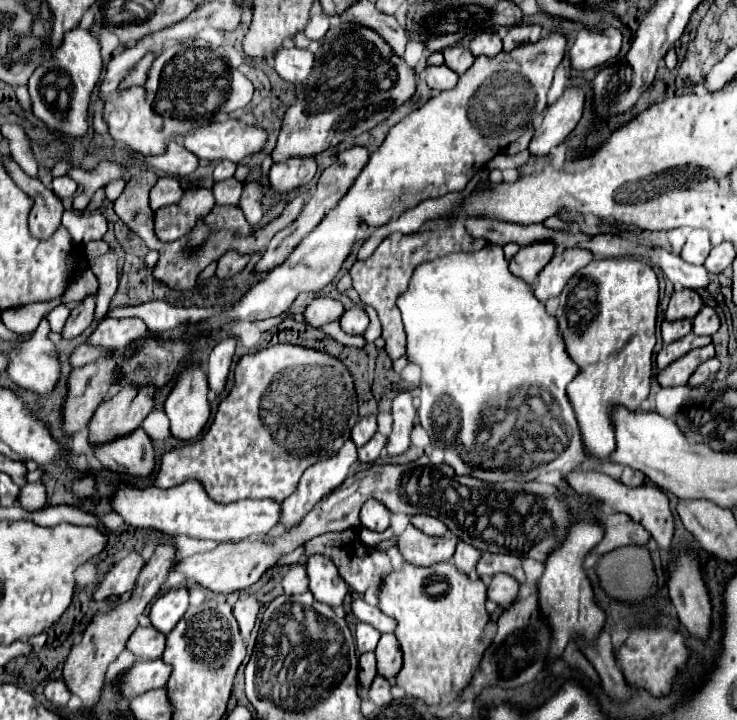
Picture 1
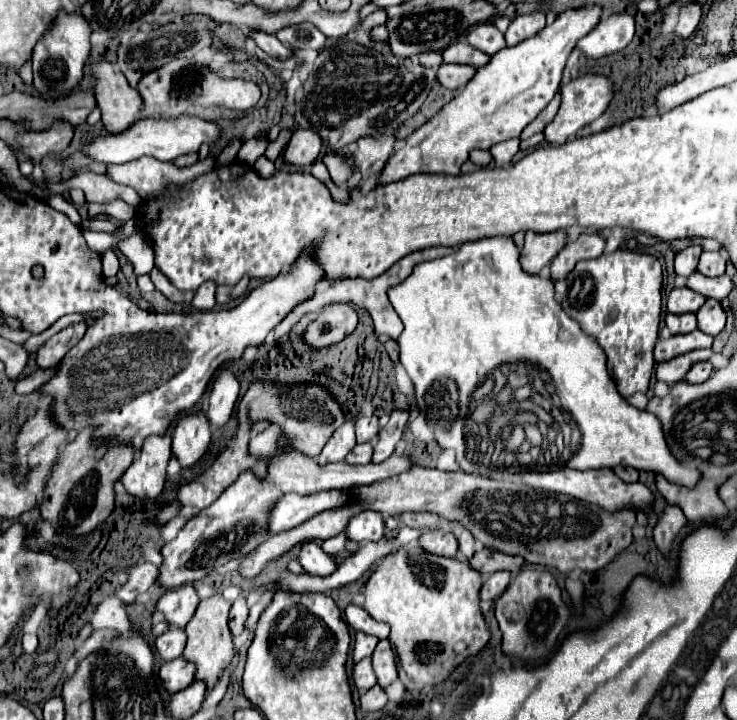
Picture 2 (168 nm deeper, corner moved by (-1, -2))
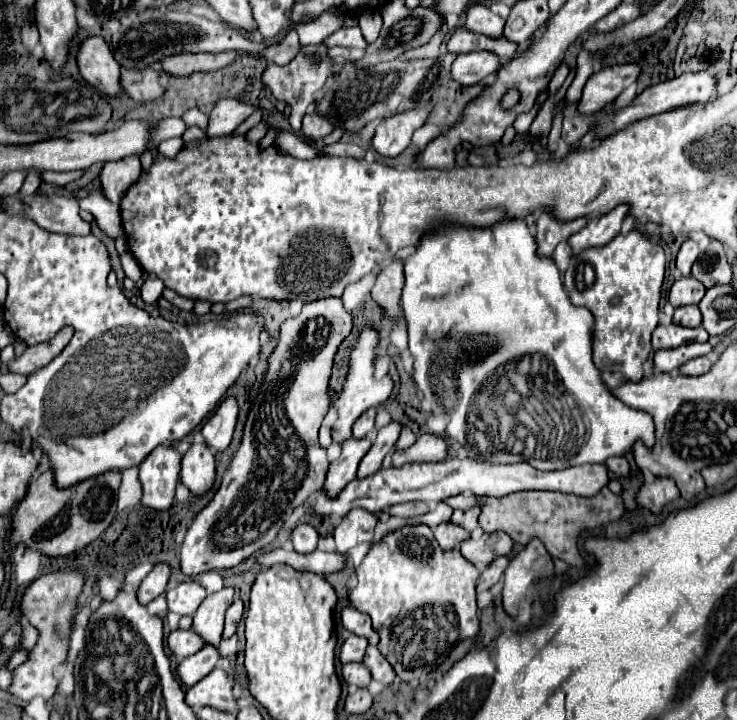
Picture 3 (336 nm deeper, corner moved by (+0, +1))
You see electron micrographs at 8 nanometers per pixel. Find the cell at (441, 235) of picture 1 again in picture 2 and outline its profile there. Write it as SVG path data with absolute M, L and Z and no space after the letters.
M433 246L433 248L425 248L425 250L417 250L417 252L413 252L413 254L407 254L405 258L401 258L399 262L395 262L387 272L383 272L381 276L377 276L377 278L373 278L373 280L365 280L365 278L343 278L341 282L335 282L335 284L331 284L329 288L327 288L327 284L325 284L321 290L317 290L317 294L315 294L313 302L311 302L311 304L313 304L313 310L311 310L309 306L307 306L307 310L309 310L309 312L315 312L317 308L323 308L323 306L333 304L333 302L351 302L351 304L355 304L355 306L359 306L359 308L365 308L365 310L371 314L371 318L373 318L373 322L375 322L375 332L377 332L377 334L387 334L389 338L397 340L397 338L401 336L403 326L401 326L401 320L399 320L397 312L393 310L393 306L391 306L391 302L389 302L389 298L387 298L387 290L393 288L393 286L397 286L399 282L403 282L403 280L411 274L411 270L413 270L415 264L425 262L425 260L429 260L429 258L441 258L441 256L447 256L447 254L453 254L453 252L455 252L455 248Z

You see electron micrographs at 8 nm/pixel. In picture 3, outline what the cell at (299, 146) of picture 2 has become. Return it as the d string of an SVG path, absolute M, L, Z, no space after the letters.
M308 113L302 123L304 125L302 125L300 133L308 135L312 139L320 139L320 137L324 137L324 135L328 135L328 133L334 131L334 125L326 117L322 117L318 113Z

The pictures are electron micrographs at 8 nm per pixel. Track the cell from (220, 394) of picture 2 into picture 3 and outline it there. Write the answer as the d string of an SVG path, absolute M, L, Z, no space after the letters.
M226 397L216 411L206 419L204 427L202 427L202 437L204 443L212 449L212 451L224 451L230 441L232 441L232 433L234 433L234 425L236 425L236 415L238 415L238 405L234 397Z

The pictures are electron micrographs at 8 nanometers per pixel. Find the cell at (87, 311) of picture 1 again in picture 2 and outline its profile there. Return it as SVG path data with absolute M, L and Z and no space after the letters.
M77 322L77 324L71 324L71 326L63 328L61 332L57 332L49 342L45 342L39 348L37 364L41 368L51 368L51 366L59 364L63 360L63 356L83 338L85 332L87 332L85 322Z

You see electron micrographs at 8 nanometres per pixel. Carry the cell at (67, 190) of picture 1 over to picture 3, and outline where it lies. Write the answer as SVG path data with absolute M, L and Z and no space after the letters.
M102 189L90 191L90 195L86 199L80 201L80 207L84 211L90 211L94 215L94 221L98 223L98 227L112 239L116 241L120 235L120 211L118 205L112 203Z

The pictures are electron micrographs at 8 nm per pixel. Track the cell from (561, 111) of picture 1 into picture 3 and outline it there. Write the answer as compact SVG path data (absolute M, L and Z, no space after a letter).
M638 63L614 65L614 67L596 71L584 87L584 93L580 99L580 111L584 111L586 115L592 115L592 111L604 109L622 93L622 89L626 89L638 79L640 71L642 67Z

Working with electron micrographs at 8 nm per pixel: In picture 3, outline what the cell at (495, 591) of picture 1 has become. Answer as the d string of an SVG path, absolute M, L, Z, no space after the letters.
M496 557L496 559L482 571L482 575L480 575L480 579L478 579L478 591L486 591L486 589L490 589L492 585L496 585L506 567L508 567L508 557Z

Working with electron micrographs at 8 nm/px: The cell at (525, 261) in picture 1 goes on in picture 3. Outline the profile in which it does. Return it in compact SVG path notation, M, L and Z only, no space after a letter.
M546 209L540 219L536 221L536 243L538 243L538 255L552 255L554 247L568 239L570 235L578 233L590 217L580 217L574 221L558 221L554 215L550 215L550 211Z

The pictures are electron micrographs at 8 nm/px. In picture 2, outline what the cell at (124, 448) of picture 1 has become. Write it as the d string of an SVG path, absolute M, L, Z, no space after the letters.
M147 436L139 450L139 458L119 478L125 490L137 498L157 498L165 484L165 468L171 456L171 438Z

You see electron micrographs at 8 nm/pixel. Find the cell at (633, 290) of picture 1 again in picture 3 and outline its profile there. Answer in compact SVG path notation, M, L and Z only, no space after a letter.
M632 229L628 235L616 235L604 247L590 247L572 255L570 265L564 273L564 287L568 289L574 305L586 307L594 315L592 347L594 347L594 363L598 367L612 365L614 369L622 369L622 375L628 381L642 379L644 359L652 353L650 335L658 325L658 303L660 303L664 271L666 271L664 249L658 243L650 241L650 237L638 229Z

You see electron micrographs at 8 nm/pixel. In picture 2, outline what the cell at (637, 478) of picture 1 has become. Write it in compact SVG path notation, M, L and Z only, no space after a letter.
M615 466L613 470L615 470L615 474L617 474L623 482L627 482L627 484L639 480L639 472L637 472L635 468L629 468L629 466Z

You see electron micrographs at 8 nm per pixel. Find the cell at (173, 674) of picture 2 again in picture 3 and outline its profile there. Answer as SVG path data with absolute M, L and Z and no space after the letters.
M206 645L204 649L200 649L198 653L186 657L180 665L178 665L178 675L184 681L186 687L196 685L200 679L204 679L220 661L220 653L214 645Z

